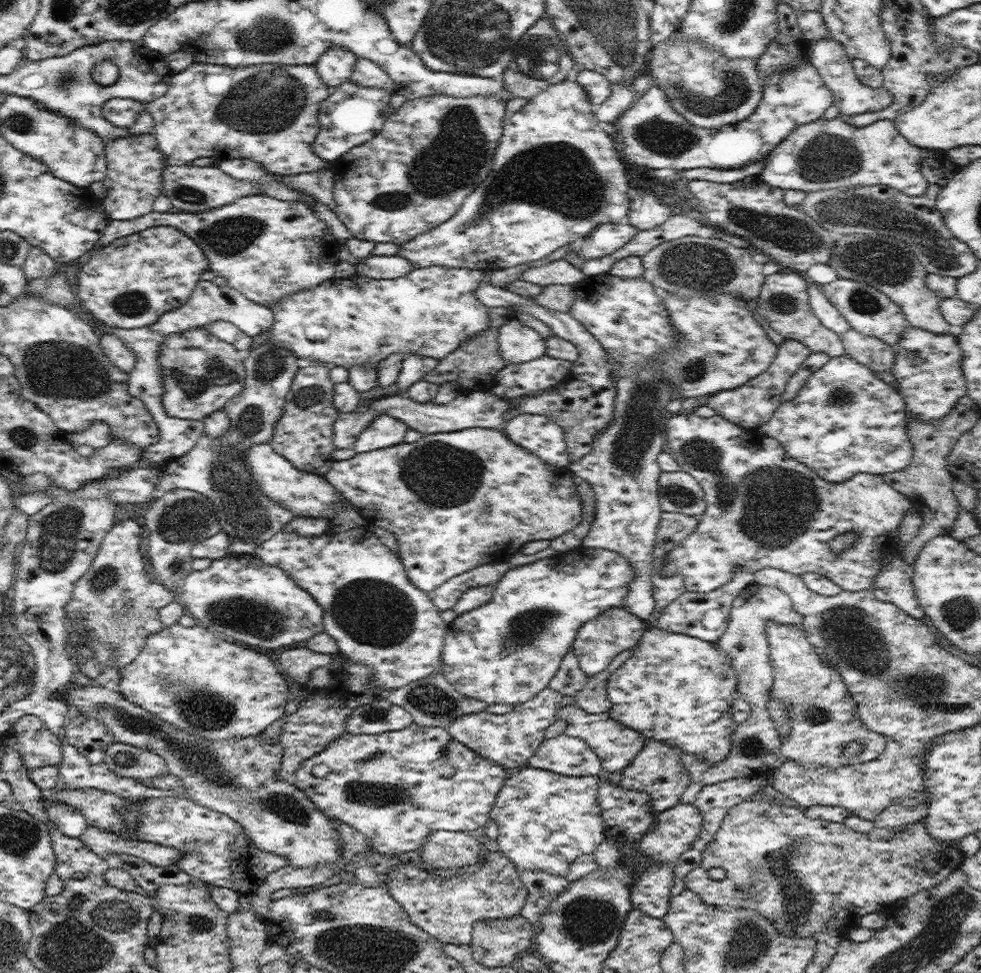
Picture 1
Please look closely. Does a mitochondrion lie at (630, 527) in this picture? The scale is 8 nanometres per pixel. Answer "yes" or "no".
no

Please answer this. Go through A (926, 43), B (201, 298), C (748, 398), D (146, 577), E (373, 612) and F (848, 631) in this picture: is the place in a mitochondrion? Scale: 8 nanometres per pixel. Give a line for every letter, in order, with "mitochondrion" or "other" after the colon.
A: other
B: other
C: other
D: other
E: mitochondrion
F: mitochondrion

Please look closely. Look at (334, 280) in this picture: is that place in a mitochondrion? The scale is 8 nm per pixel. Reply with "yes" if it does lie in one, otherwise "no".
no

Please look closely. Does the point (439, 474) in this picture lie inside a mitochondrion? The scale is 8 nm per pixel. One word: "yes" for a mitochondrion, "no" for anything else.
yes

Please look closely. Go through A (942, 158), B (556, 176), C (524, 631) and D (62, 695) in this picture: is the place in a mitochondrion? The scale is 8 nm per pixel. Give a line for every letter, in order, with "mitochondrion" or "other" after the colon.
A: other
B: mitochondrion
C: mitochondrion
D: other

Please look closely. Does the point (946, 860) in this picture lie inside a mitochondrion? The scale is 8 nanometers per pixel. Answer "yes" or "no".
no

